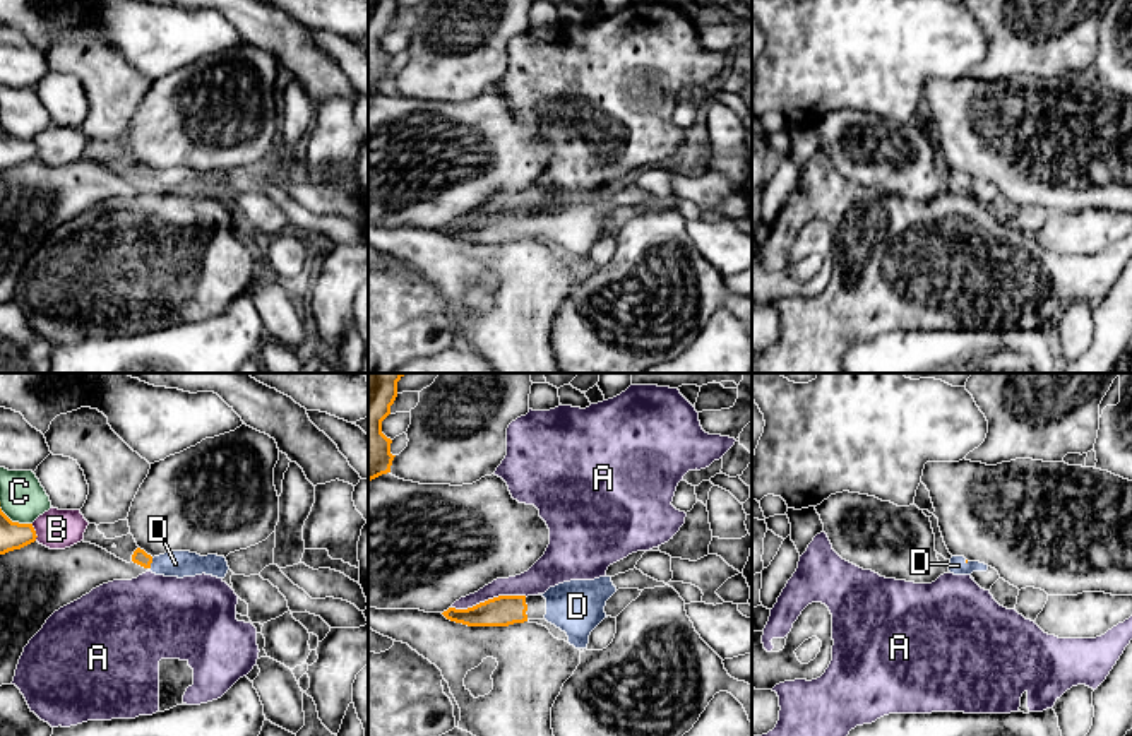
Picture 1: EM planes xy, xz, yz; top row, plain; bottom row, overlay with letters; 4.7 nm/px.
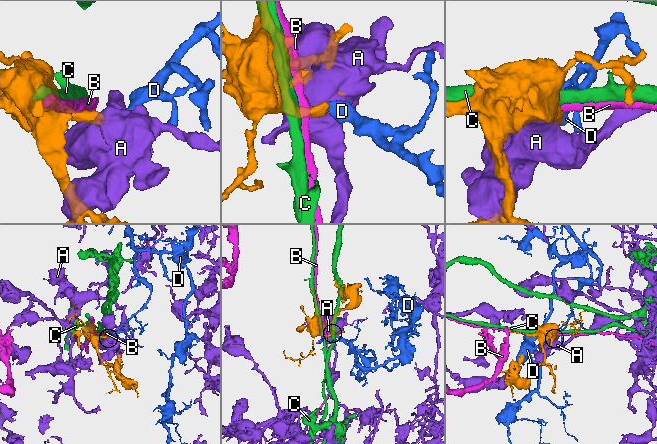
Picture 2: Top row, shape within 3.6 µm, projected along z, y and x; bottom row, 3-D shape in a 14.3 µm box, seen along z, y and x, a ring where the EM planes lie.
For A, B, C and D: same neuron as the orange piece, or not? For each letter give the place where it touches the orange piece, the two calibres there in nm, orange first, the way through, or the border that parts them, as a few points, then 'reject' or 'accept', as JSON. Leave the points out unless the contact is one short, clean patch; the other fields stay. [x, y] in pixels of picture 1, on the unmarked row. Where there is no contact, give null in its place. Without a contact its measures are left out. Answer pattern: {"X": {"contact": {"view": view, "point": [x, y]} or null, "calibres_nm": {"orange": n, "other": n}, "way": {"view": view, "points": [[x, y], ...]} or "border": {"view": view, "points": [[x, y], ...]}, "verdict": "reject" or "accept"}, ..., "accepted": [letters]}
{"A": {"contact": {"view": "xz", "point": [488, 216]}, "calibres_nm": {"orange": 140, "other": 130}, "verdict": "reject"}, "B": {"contact": {"view": "xy", "point": [35, 149]}, "calibres_nm": {"orange": 130, "other": 190}, "verdict": "reject"}, "C": {"contact": {"view": "xy", "point": [16, 139]}, "calibres_nm": {"orange": 130, "other": 220}, "verdict": "reject"}, "D": {"contact": {"view": "xy", "point": [151, 178]}, "calibres_nm": {"orange": 70, "other": 130}, "way": {"view": "xy", "points": [[139, 173], [151, 178], [175, 180]]}, "verdict": "accept"}, "accepted": ["D"]}

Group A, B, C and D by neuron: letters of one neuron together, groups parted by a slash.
A / B / C / D

